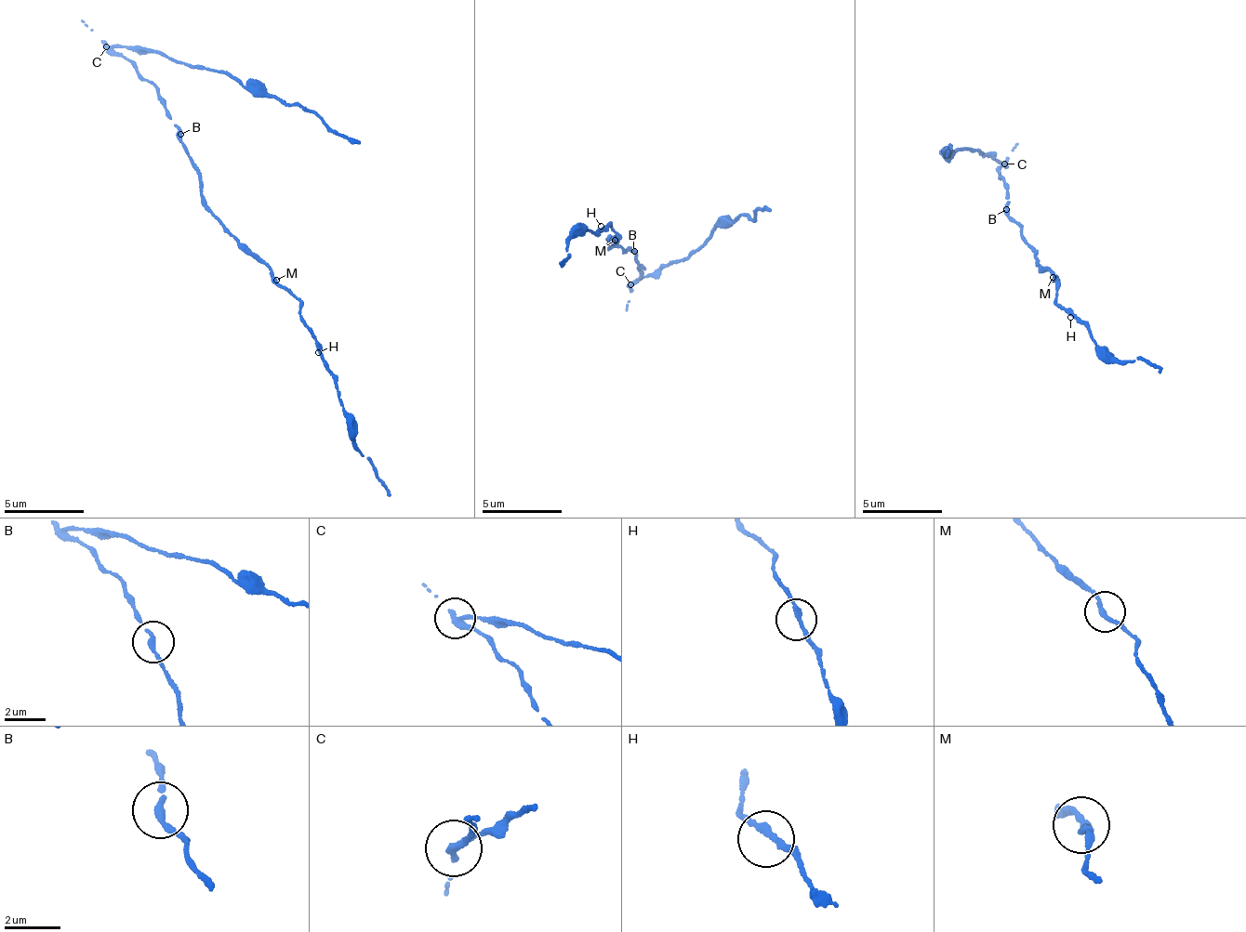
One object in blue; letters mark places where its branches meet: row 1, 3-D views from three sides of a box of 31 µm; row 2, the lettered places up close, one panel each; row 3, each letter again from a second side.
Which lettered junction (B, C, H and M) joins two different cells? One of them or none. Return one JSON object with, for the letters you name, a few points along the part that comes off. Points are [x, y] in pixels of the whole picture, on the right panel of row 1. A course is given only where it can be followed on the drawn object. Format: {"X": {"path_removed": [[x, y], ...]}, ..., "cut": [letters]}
{"C": {"path_removed": [[1003, 164], [981, 150], [961, 148], [954, 156], [949, 150]]}, "cut": ["C"]}

